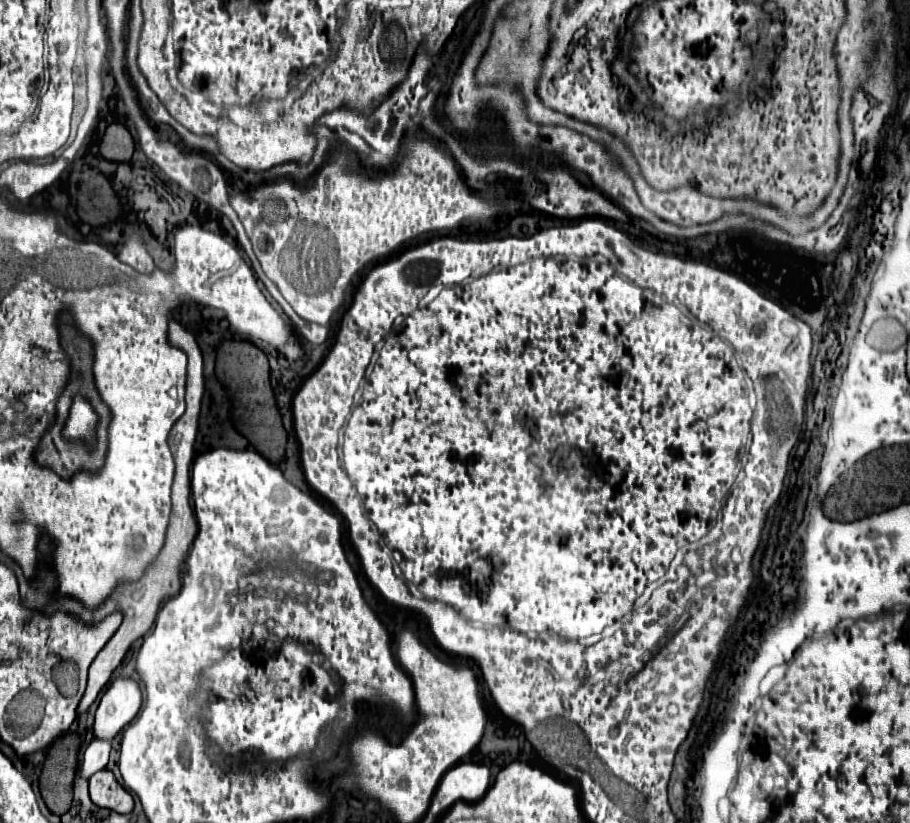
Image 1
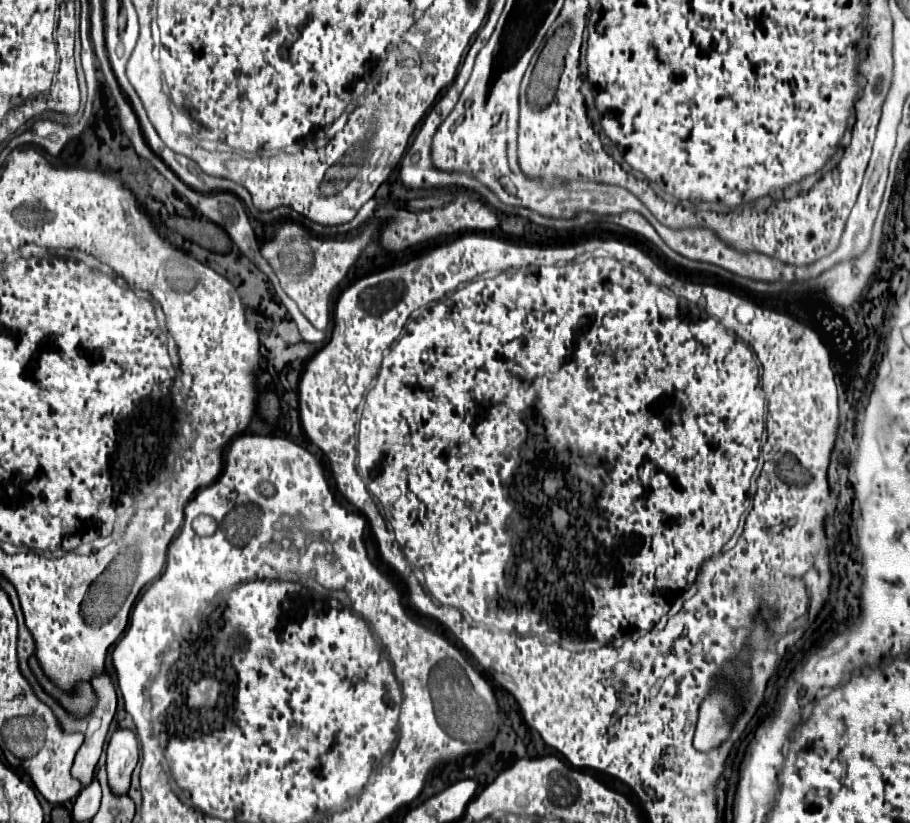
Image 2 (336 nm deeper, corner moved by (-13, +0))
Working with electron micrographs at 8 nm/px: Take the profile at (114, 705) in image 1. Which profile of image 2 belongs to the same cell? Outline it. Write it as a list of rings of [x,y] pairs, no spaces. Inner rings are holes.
[[[118,728],[106,750],[106,770],[108,770],[108,784],[116,794],[126,794],[130,788],[130,774],[138,764],[138,738],[128,728]]]

